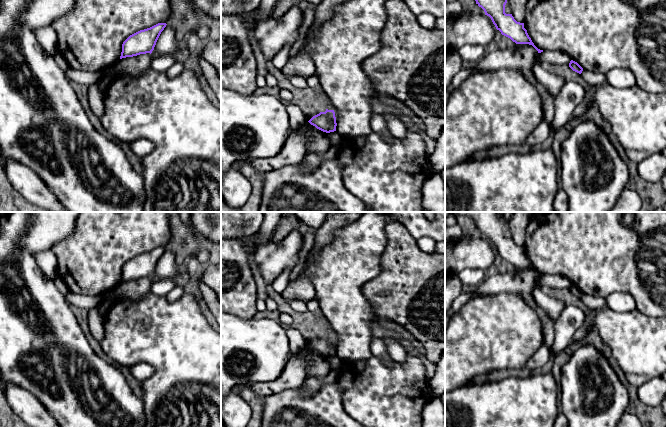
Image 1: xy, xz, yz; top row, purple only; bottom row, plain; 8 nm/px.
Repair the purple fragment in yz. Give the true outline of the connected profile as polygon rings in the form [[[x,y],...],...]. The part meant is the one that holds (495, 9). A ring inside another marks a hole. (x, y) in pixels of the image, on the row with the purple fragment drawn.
[[[507,0],[475,1],[476,4],[484,10],[485,15],[491,18],[496,29],[499,30],[502,35],[510,38],[516,44],[529,44],[532,45],[538,53],[543,52],[543,50],[538,49],[532,42],[527,30],[524,28],[524,23],[517,22],[512,14],[505,13]]]

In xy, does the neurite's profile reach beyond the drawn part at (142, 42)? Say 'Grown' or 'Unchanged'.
Unchanged

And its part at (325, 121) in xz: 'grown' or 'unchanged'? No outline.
unchanged

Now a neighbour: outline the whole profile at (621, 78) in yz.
[[[614,68],[606,73],[607,83],[619,88],[637,86],[635,76],[629,70]]]

